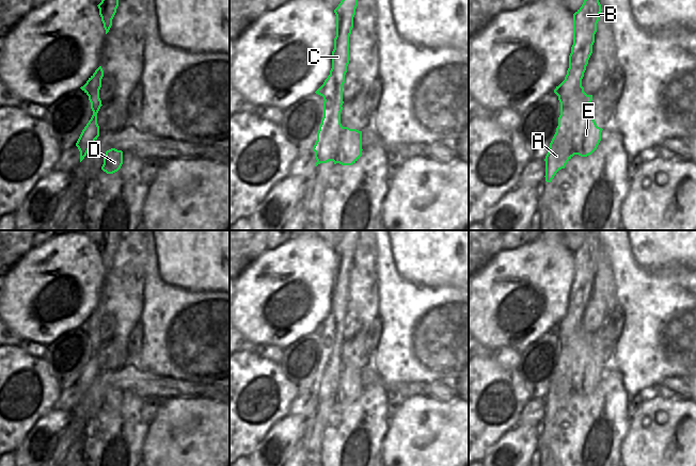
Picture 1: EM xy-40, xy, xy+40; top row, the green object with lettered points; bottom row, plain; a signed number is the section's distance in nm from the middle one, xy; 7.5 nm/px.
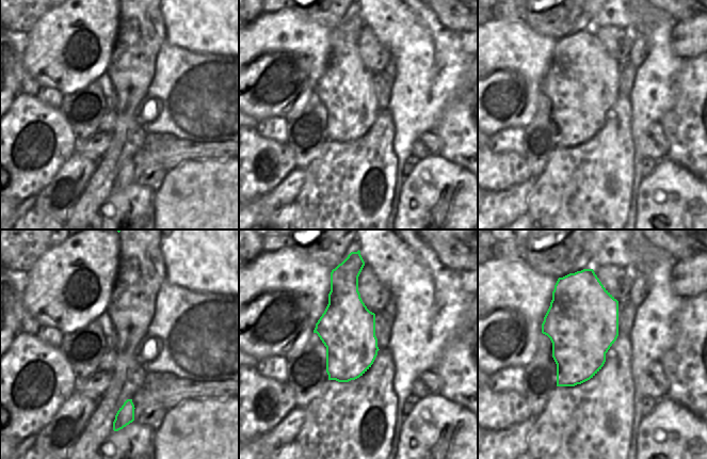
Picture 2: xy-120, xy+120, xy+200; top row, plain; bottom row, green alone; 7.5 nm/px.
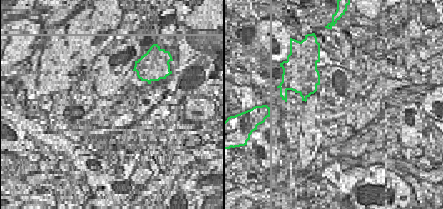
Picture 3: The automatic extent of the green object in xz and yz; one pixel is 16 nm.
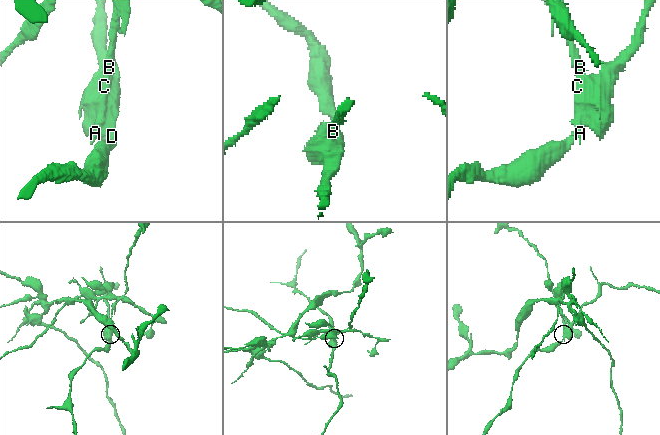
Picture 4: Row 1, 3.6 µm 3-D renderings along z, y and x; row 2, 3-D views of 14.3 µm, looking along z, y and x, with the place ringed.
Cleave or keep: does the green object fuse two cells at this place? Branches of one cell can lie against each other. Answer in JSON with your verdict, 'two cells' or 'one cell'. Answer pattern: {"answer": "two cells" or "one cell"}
{"answer": "two cells"}

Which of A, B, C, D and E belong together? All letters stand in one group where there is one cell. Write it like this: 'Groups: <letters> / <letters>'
Groups: A B C / D E.

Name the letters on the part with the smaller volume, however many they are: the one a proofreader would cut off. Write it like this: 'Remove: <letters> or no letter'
Remove: D, E

